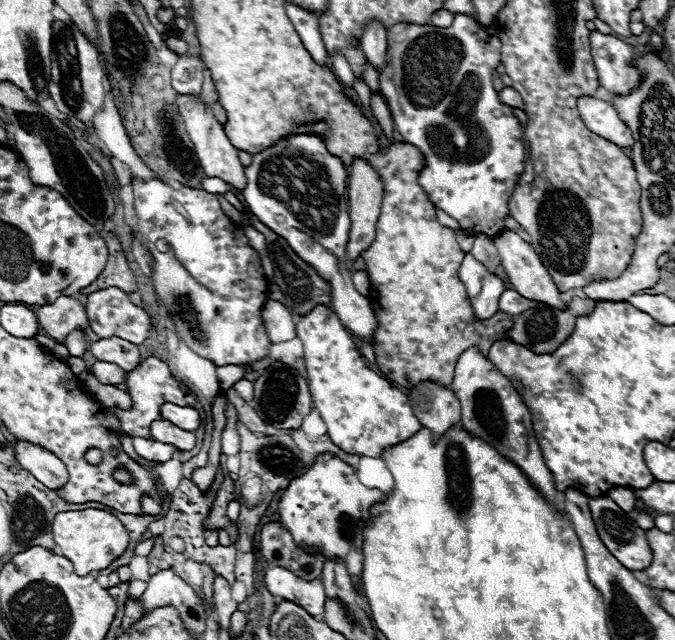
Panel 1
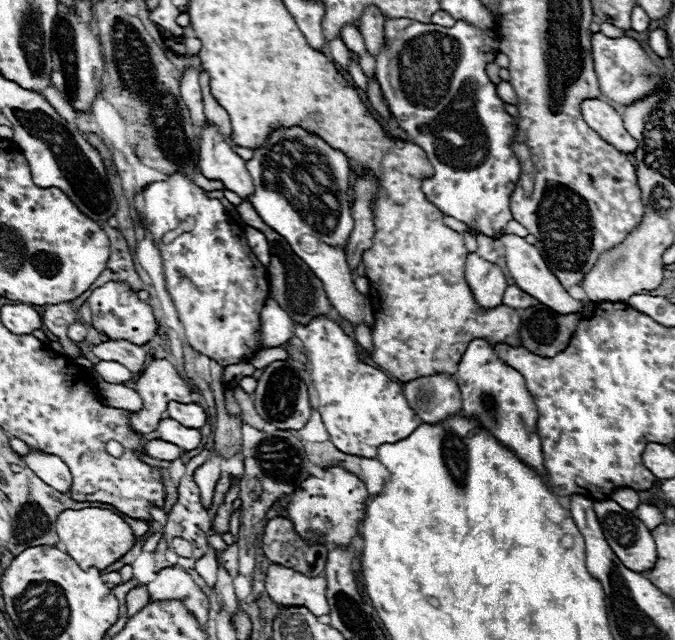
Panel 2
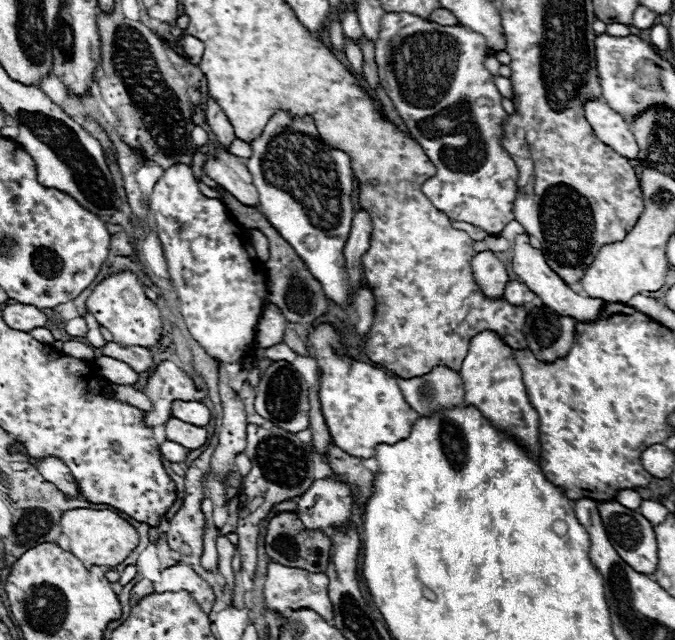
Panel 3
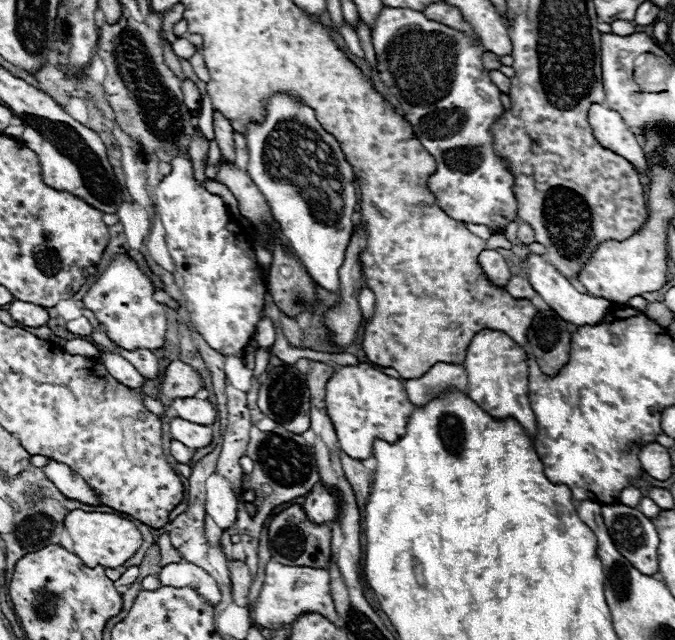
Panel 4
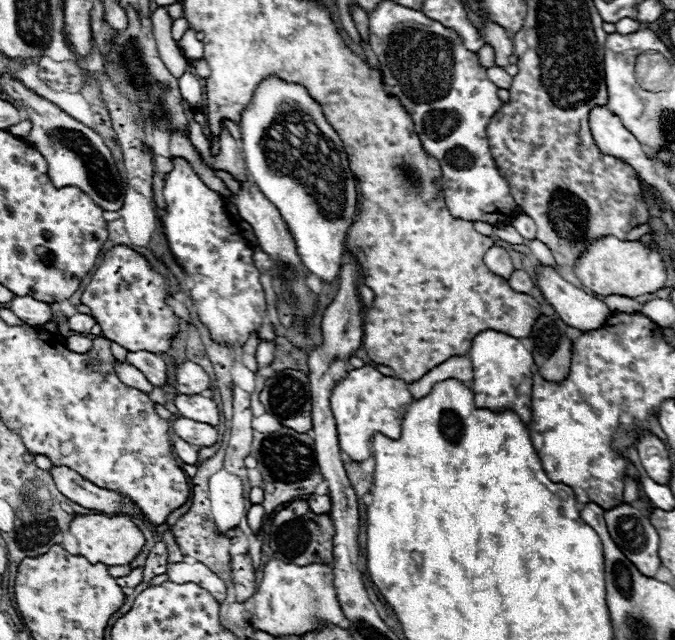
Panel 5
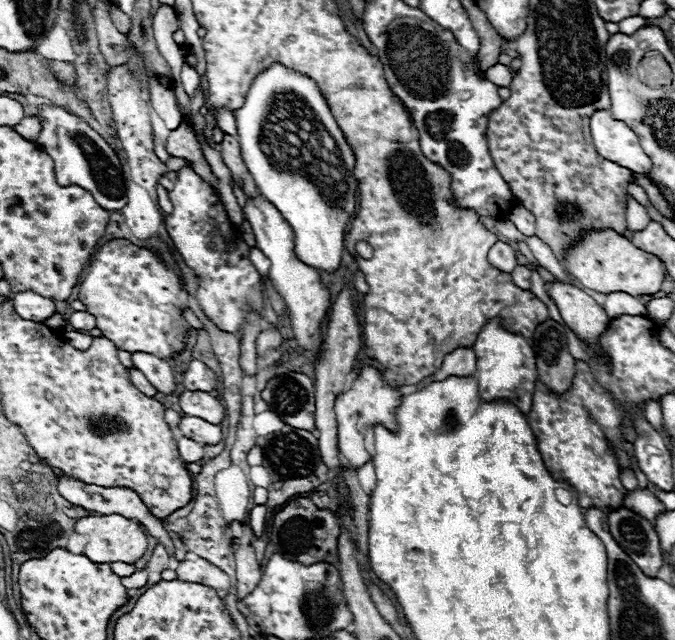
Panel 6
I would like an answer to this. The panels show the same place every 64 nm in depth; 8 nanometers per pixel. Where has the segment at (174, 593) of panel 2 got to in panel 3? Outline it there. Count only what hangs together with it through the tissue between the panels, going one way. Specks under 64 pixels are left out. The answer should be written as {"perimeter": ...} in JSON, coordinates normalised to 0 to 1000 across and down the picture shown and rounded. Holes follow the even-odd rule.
{"perimeter":[[[261,881],[240,891],[240,903],[228,909],[228,925],[267,925],[276,922],[299,950],[302,959],[311,959],[317,944],[317,928],[311,916],[276,881]]]}

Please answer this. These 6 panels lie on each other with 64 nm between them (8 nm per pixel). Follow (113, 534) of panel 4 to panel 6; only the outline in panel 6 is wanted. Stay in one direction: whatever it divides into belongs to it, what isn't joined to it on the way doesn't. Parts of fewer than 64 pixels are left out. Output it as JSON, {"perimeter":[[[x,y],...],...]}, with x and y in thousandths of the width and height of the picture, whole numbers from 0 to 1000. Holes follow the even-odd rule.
{"perimeter":[[[178,803],[160,806],[127,806],[113,813],[110,834],[101,838],[98,859],[108,866],[127,866],[142,881],[166,881],[166,878],[187,878],[199,881],[216,859],[216,834],[201,813],[184,809]]]}

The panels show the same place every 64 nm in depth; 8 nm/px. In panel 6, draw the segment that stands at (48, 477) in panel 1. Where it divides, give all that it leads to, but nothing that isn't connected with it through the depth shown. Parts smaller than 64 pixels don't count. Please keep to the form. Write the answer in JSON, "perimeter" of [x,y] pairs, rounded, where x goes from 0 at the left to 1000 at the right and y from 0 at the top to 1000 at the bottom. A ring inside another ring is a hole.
{"perimeter":[[[95,741],[95,744],[86,744],[86,769],[89,769],[101,784],[107,784],[110,791],[121,791],[124,797],[136,797],[136,800],[145,800],[145,803],[148,803],[148,800],[178,800],[181,806],[190,806],[190,809],[207,816],[210,822],[216,822],[216,828],[219,828],[228,841],[234,841],[234,847],[240,847],[240,850],[246,853],[246,859],[249,859],[252,869],[258,866],[255,844],[249,841],[249,831],[246,831],[246,825],[240,822],[240,813],[228,809],[228,806],[219,800],[219,794],[213,791],[213,784],[210,784],[196,766],[190,766],[190,763],[151,763],[151,759],[127,756],[127,753],[121,753],[121,750],[113,750],[113,747]]]}

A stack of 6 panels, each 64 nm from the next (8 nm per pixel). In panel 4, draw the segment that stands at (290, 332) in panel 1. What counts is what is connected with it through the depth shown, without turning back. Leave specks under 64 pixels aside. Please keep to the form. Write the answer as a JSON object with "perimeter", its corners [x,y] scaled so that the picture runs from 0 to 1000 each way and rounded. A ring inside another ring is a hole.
{"perimeter":[[[388,497],[388,500],[382,503],[376,531],[379,531],[382,544],[397,544],[397,541],[406,538],[406,531],[409,531],[409,513],[406,513],[406,506],[403,506],[400,497]]]}

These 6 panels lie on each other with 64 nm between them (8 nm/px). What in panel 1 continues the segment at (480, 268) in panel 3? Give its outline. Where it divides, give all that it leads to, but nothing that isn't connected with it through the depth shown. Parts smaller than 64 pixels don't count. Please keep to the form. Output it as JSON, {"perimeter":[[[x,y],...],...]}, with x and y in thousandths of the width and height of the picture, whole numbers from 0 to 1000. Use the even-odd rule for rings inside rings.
{"perimeter":[[[696,394],[687,397],[679,431],[690,447],[705,500],[723,500],[732,494],[738,484],[738,466],[747,456],[747,441],[735,428],[726,428]]]}

